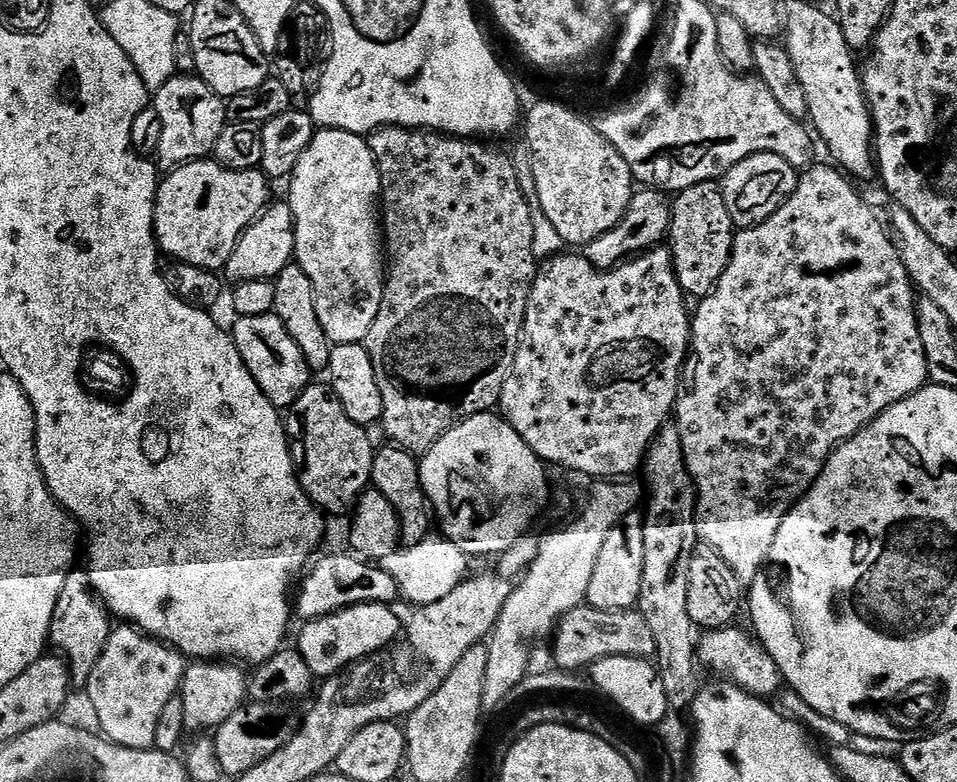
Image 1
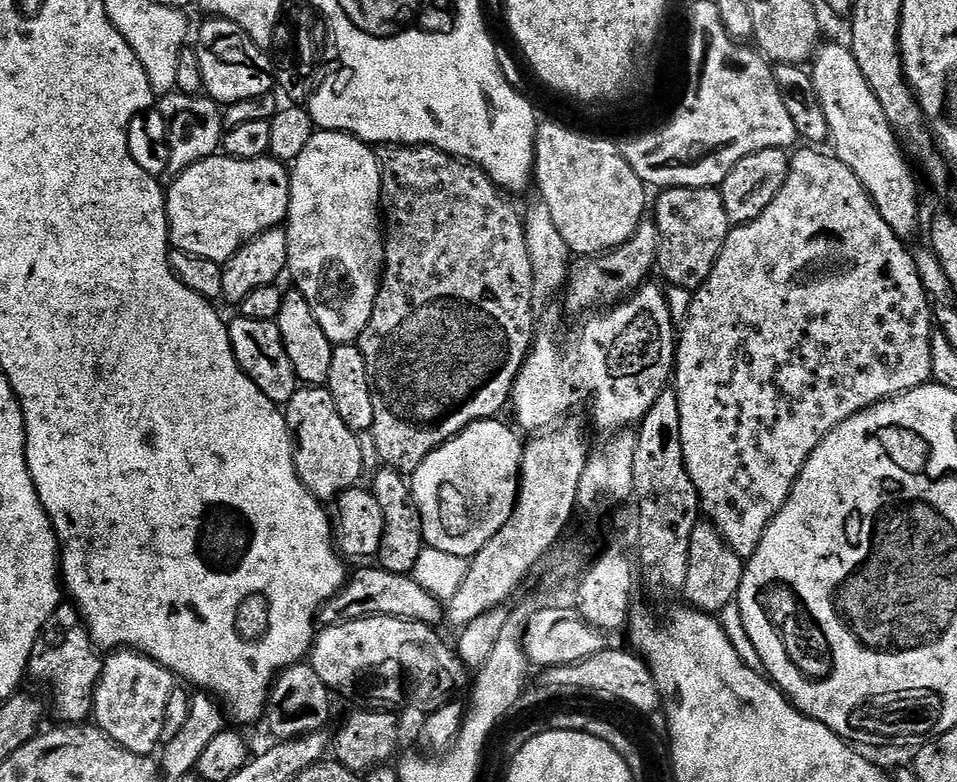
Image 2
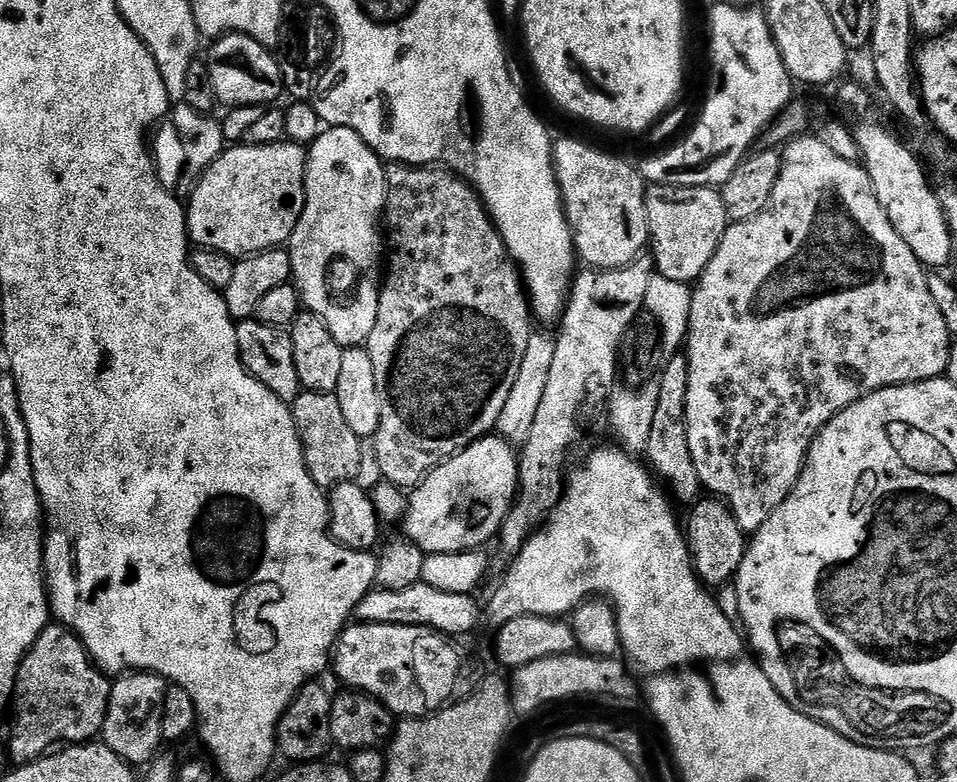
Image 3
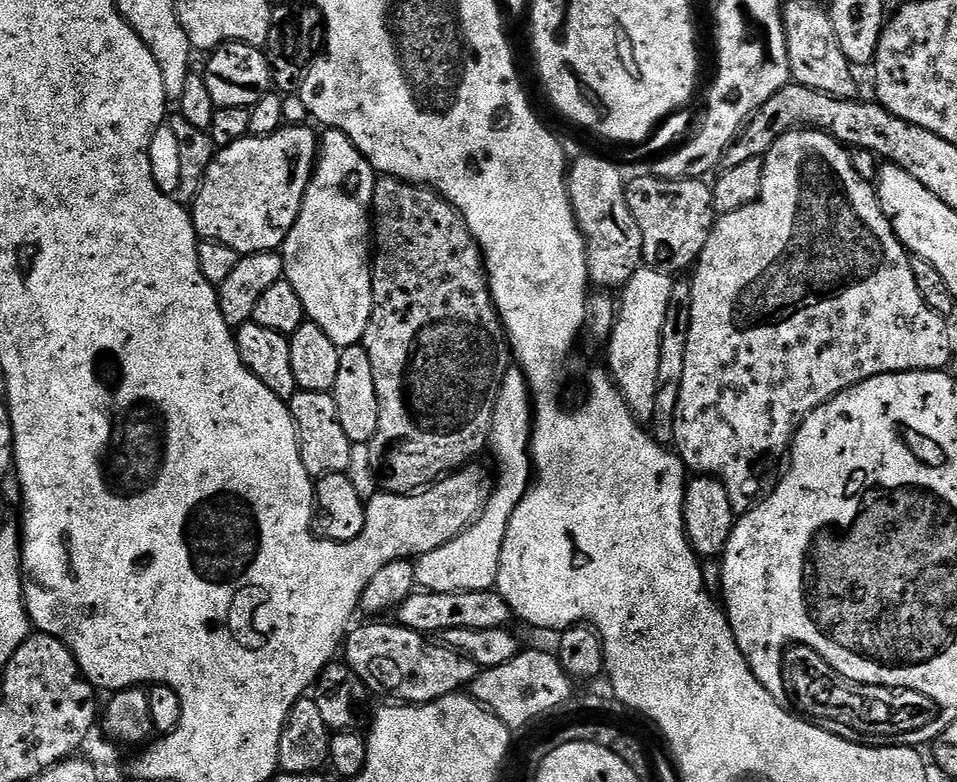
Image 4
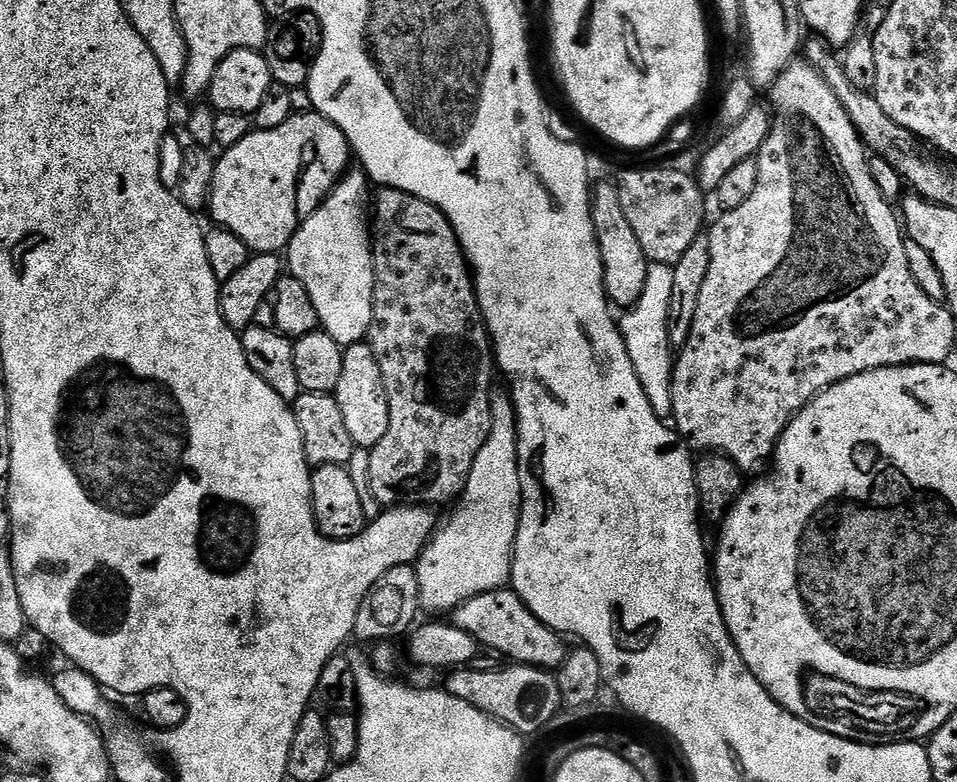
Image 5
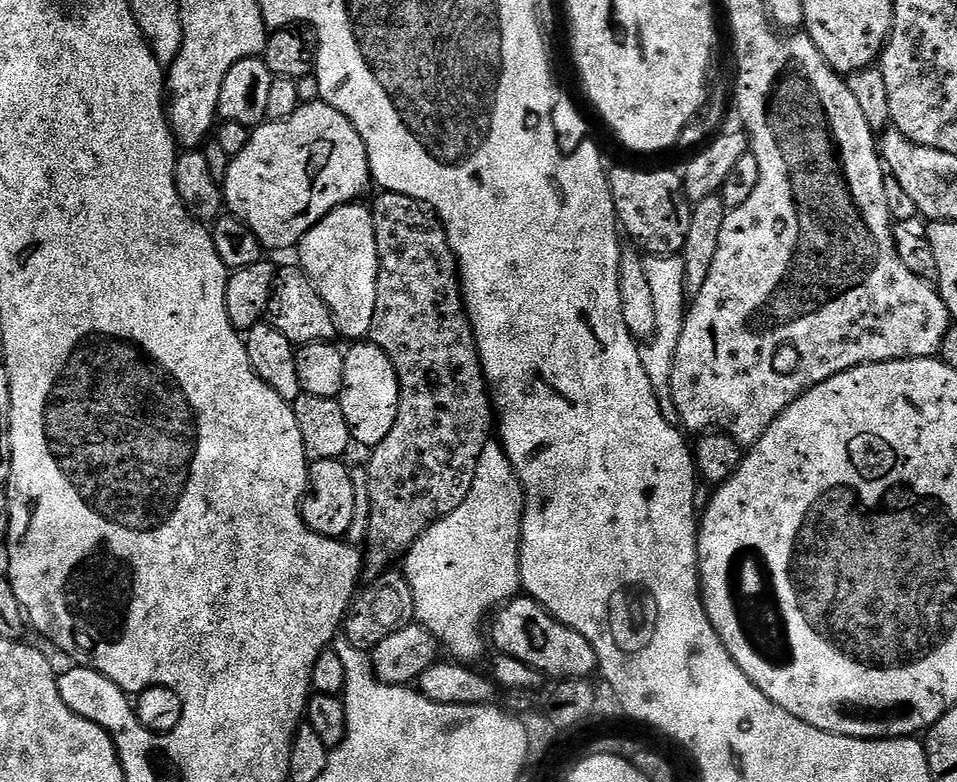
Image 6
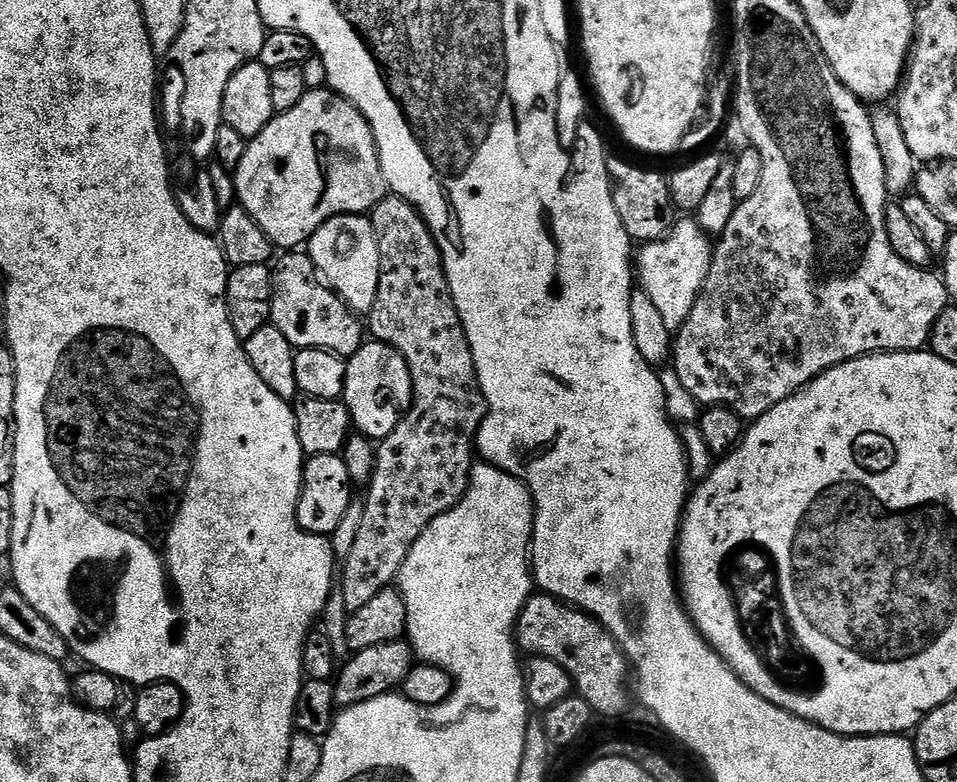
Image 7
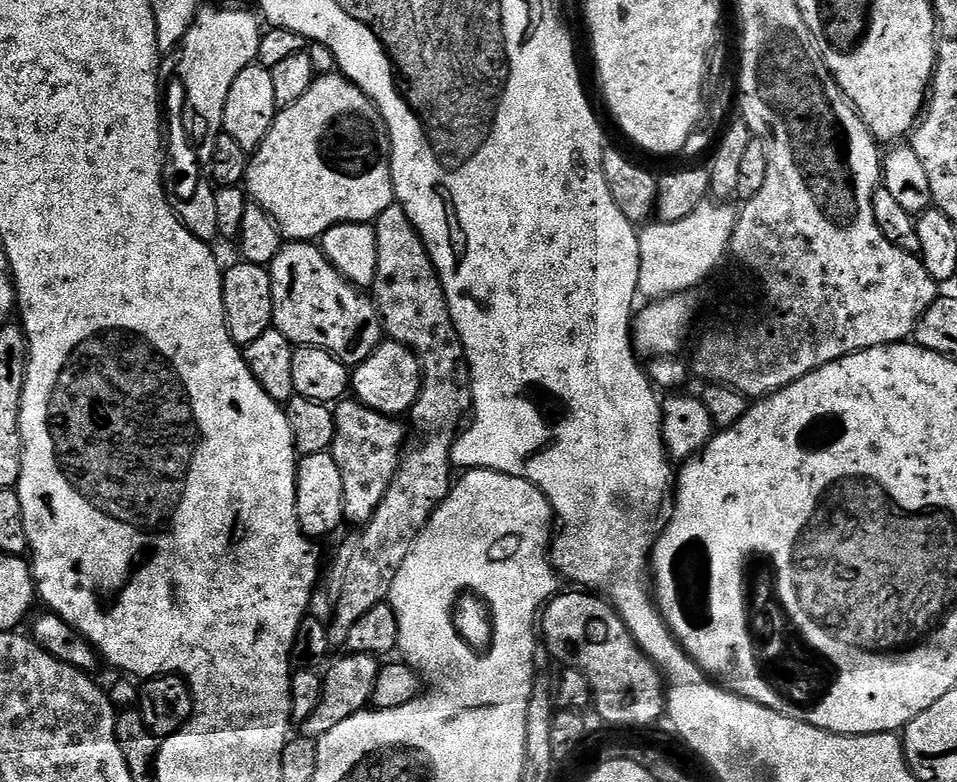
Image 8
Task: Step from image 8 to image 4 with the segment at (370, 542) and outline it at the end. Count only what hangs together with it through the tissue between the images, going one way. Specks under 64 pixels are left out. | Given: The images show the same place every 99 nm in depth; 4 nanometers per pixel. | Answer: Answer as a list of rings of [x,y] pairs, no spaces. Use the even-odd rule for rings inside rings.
[[[381,175],[374,186],[374,198],[372,199],[372,210],[374,213],[374,259],[372,261],[372,317],[366,326],[366,334],[362,341],[362,347],[370,358],[370,366],[374,370],[374,386],[378,390],[378,406],[380,407],[380,417],[378,418],[378,430],[374,434],[371,444],[367,445],[369,460],[372,463],[379,487],[381,489],[398,492],[401,494],[412,494],[417,490],[423,490],[436,483],[437,480],[473,463],[472,460],[480,451],[488,448],[488,431],[492,428],[492,415],[496,405],[496,392],[502,386],[505,376],[509,375],[508,363],[513,363],[512,350],[508,346],[508,333],[504,330],[504,323],[500,320],[500,315],[496,309],[496,303],[492,301],[492,292],[488,289],[488,273],[484,271],[484,256],[480,252],[478,242],[472,237],[472,231],[466,226],[462,214],[450,201],[444,199],[439,192],[432,191],[418,184],[409,184],[407,180],[398,180],[394,176]]]

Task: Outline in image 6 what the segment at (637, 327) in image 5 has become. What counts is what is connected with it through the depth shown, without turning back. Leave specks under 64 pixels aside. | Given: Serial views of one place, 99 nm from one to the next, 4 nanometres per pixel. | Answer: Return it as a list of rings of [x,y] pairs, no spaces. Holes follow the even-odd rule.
[[[649,255],[645,259],[644,265],[646,266],[646,278],[650,282],[650,291],[654,293],[654,326],[656,330],[653,335],[647,337],[646,342],[639,345],[642,370],[646,370],[650,382],[654,386],[654,394],[660,403],[662,418],[666,418],[666,422],[679,425],[680,415],[678,406],[674,406],[674,394],[672,393],[672,375],[674,374],[674,358],[678,350],[678,338],[682,334],[686,315],[684,262],[679,255]]]

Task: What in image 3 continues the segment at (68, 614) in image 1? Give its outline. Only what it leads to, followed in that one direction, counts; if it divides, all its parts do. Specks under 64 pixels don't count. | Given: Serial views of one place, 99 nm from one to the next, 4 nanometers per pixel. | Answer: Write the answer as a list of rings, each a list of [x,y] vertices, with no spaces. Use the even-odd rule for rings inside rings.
[[[59,622],[49,623],[48,627],[42,630],[42,634],[34,642],[34,646],[24,656],[24,661],[20,663],[20,669],[16,675],[16,691],[14,693],[16,717],[12,720],[12,737],[8,740],[8,748],[12,751],[12,756],[16,759],[16,762],[39,760],[41,756],[48,755],[48,753],[53,751],[57,746],[63,744],[71,746],[74,744],[87,744],[95,741],[104,730],[104,719],[106,718],[106,710],[108,709],[108,699],[112,693],[112,685],[113,681],[93,664],[91,656],[89,656],[88,651],[84,649],[84,644],[74,633]]]

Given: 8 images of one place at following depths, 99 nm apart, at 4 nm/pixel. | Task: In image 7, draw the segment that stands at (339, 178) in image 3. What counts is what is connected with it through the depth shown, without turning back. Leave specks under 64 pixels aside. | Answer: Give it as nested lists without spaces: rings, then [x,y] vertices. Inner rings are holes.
[[[367,215],[330,218],[308,241],[306,252],[312,257],[317,273],[353,312],[367,314],[372,311],[374,298],[378,294],[380,255],[376,231]]]

